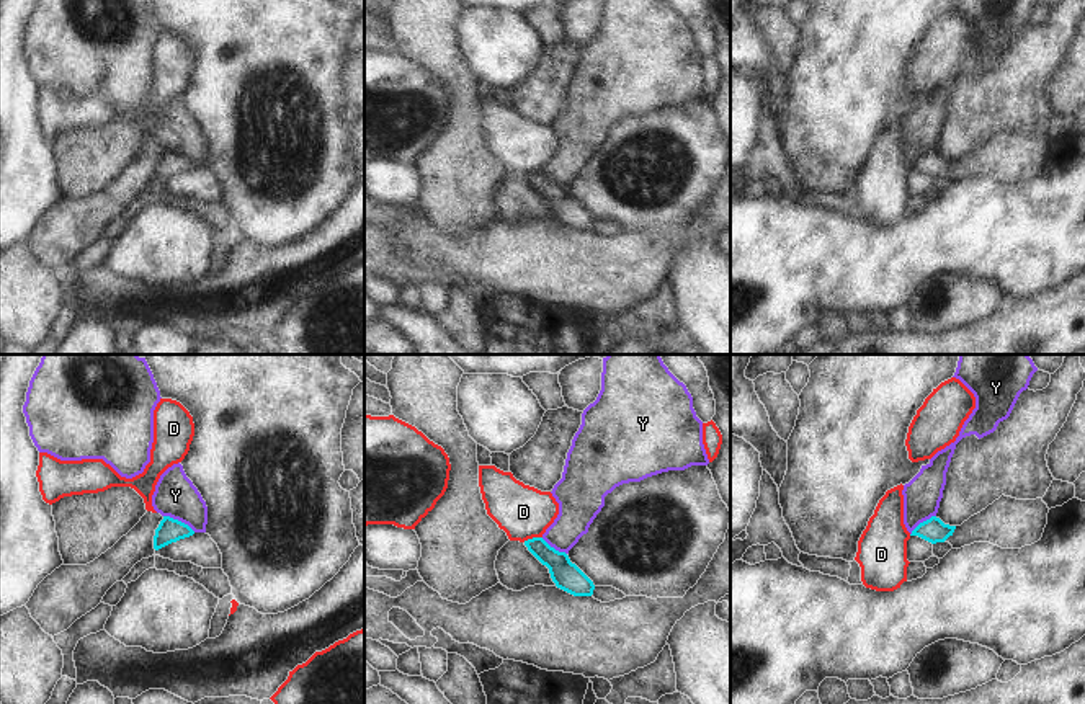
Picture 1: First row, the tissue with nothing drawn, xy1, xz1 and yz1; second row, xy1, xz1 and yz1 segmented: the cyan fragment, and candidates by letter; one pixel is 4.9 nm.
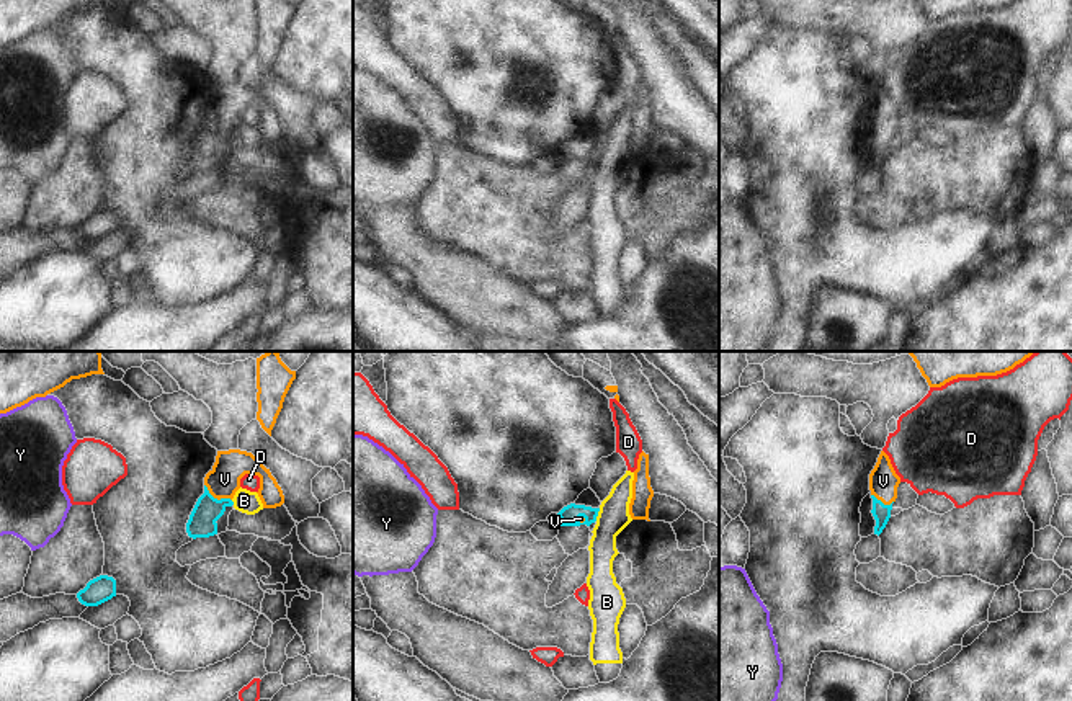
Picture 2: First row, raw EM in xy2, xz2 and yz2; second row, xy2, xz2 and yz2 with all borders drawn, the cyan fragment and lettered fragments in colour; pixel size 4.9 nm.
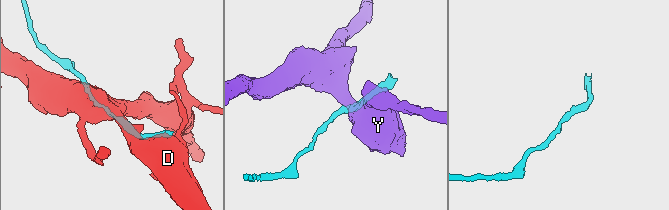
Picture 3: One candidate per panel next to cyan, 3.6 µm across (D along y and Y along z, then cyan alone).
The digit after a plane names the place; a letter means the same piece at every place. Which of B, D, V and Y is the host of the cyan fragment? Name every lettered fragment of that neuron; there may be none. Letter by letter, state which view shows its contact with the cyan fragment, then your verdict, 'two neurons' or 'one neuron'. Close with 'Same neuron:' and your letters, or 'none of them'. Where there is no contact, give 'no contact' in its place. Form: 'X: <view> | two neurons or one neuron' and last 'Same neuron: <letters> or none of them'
B: xz2 | two neurons
D: xz1 | two neurons
V: xy2 | one neuron
Y: xy1 | two neurons
Same neuron: V

